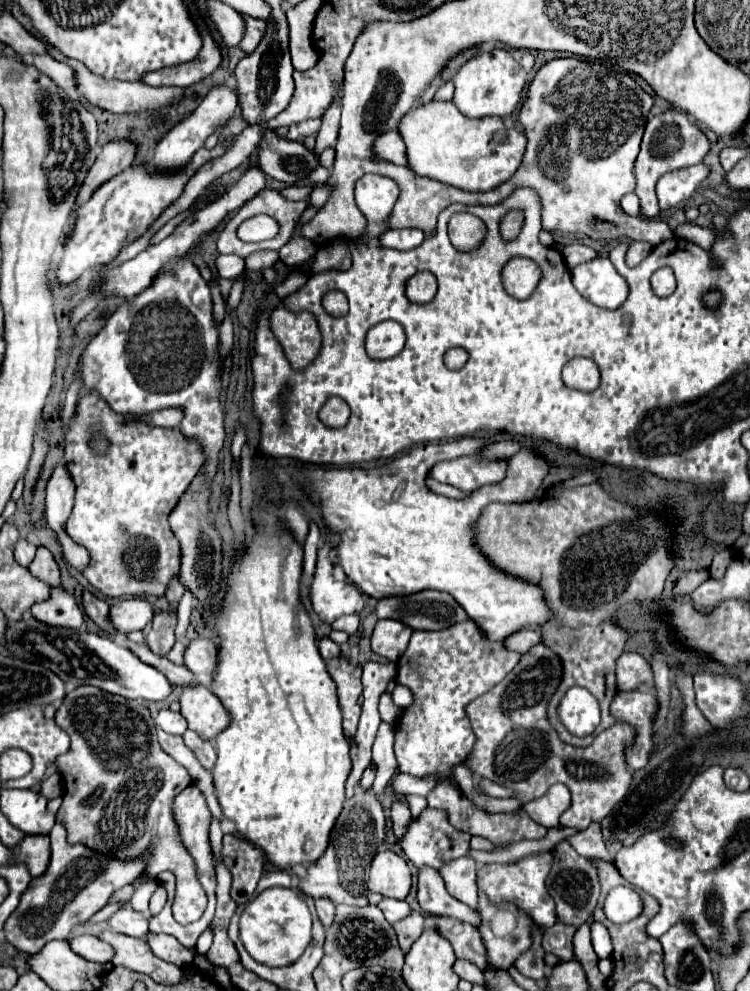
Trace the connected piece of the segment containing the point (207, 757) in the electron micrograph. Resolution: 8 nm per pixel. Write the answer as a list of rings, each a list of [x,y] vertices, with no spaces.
[[[186,730],[186,732],[182,734],[182,738],[184,738],[184,744],[196,754],[196,758],[200,760],[200,764],[202,764],[206,770],[212,770],[212,768],[214,768],[214,762],[216,762],[214,744],[200,740],[198,734],[192,732],[192,730]]]

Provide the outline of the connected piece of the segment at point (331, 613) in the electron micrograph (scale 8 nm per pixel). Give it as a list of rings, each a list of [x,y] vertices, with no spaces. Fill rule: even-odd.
[[[326,542],[318,554],[316,574],[312,580],[312,606],[322,622],[334,622],[344,614],[360,614],[362,612],[362,594],[356,586],[348,586],[348,582],[338,582],[332,576],[332,560],[328,552],[332,544]]]

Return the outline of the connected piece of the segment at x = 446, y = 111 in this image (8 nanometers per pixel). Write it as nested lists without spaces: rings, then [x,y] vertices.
[[[432,100],[418,106],[402,118],[398,130],[406,142],[410,168],[416,174],[472,192],[486,192],[510,180],[526,152],[526,136],[508,128],[502,118],[470,120],[452,102]]]

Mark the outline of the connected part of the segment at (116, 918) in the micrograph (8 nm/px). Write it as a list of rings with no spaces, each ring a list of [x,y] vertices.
[[[124,906],[120,908],[118,912],[114,912],[108,920],[108,926],[114,930],[114,932],[122,932],[126,936],[144,936],[148,932],[148,916],[150,912],[136,912],[132,910],[130,906]]]

